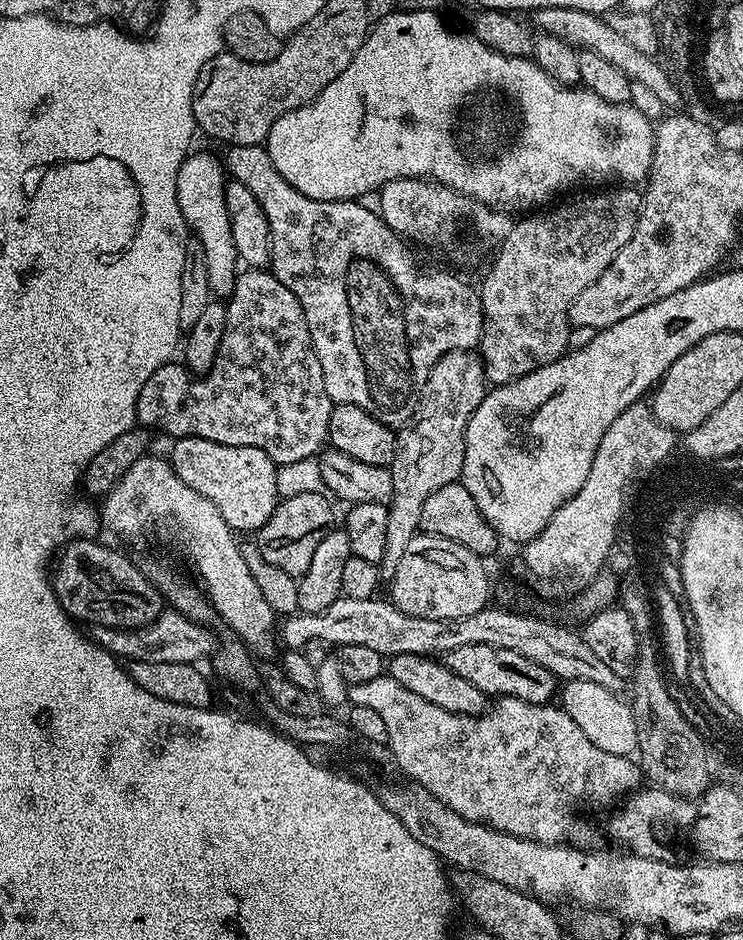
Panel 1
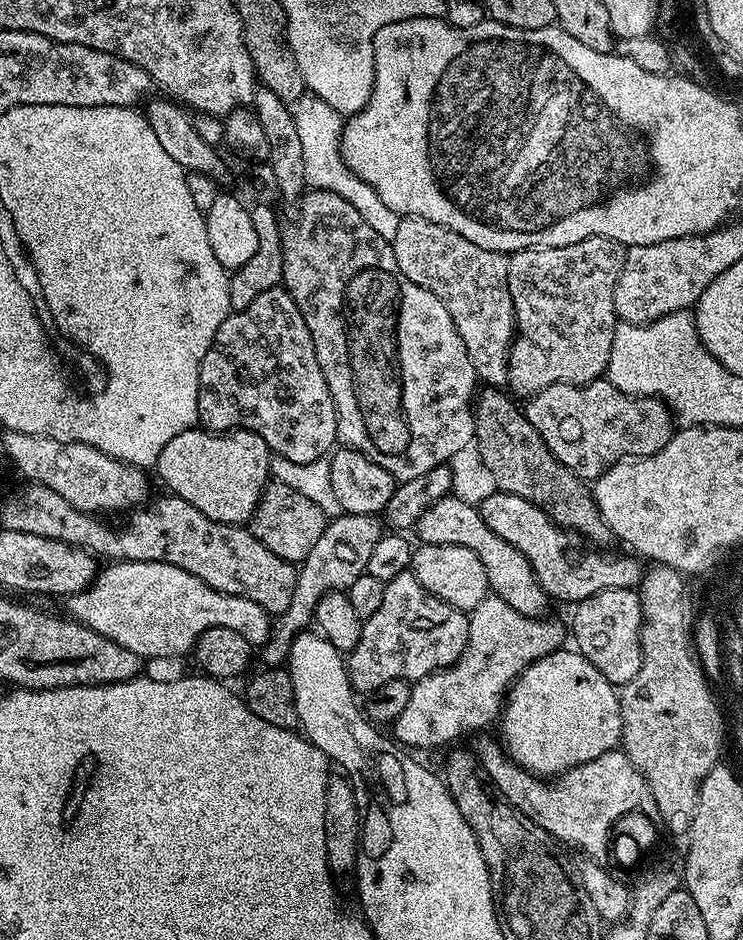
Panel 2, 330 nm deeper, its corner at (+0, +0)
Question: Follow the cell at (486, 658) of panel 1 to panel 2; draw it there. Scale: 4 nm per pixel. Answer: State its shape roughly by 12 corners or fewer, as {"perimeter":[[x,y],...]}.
{"perimeter":[[411,570],[347,653],[366,694],[415,682],[464,653],[468,616]]}

